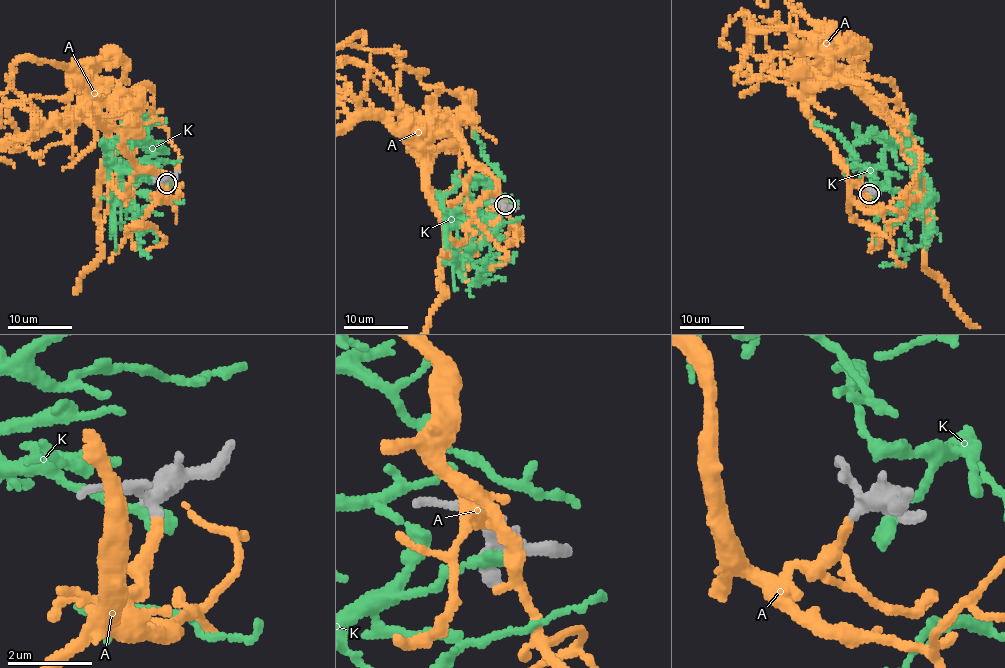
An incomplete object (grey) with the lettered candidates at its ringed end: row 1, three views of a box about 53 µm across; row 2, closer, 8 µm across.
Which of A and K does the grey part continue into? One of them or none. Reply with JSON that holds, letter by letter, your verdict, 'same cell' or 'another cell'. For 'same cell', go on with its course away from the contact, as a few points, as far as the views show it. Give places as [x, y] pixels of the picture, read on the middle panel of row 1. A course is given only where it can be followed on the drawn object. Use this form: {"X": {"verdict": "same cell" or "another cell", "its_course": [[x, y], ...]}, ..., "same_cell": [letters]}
{"A": {"verdict": "same cell"}, "K": {"verdict": "another cell"}, "same_cell": ["A"]}

